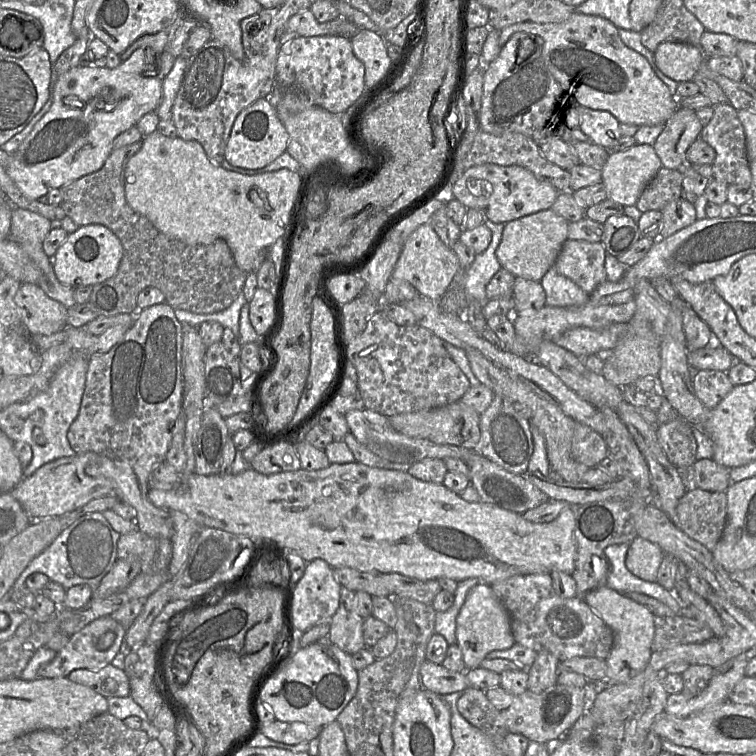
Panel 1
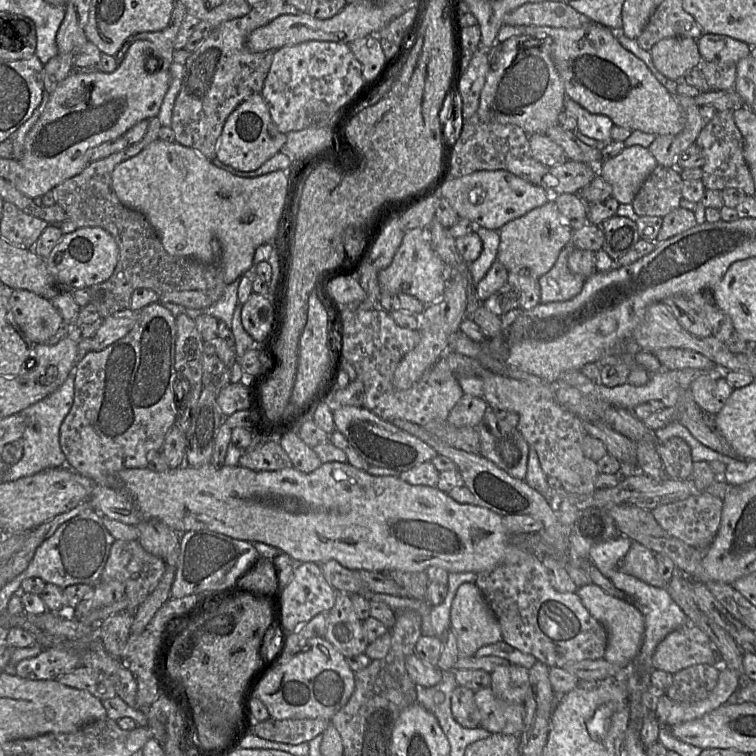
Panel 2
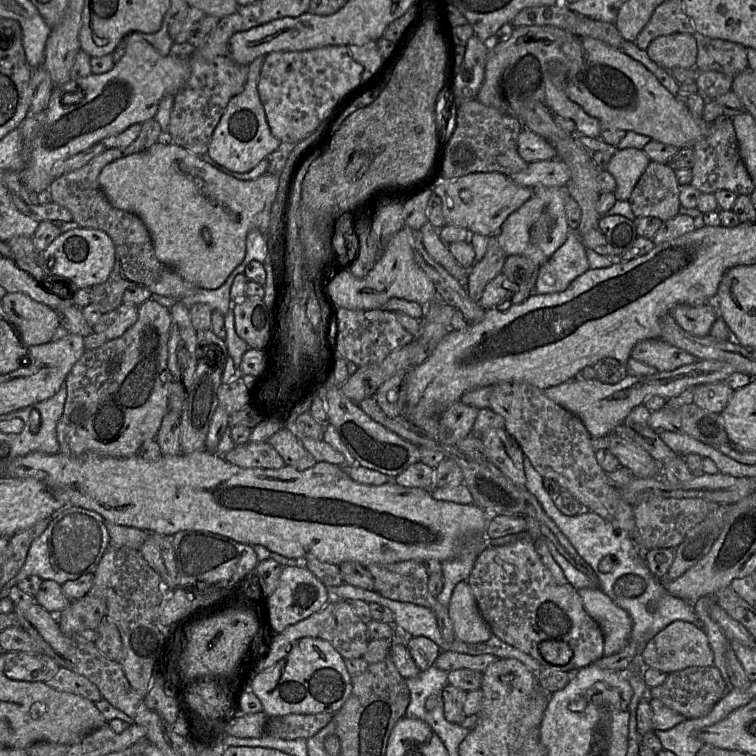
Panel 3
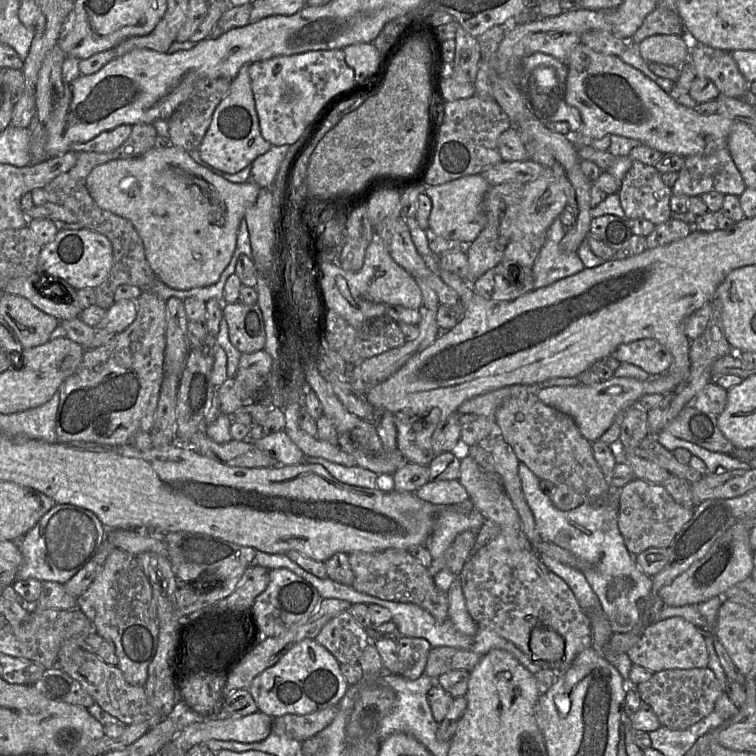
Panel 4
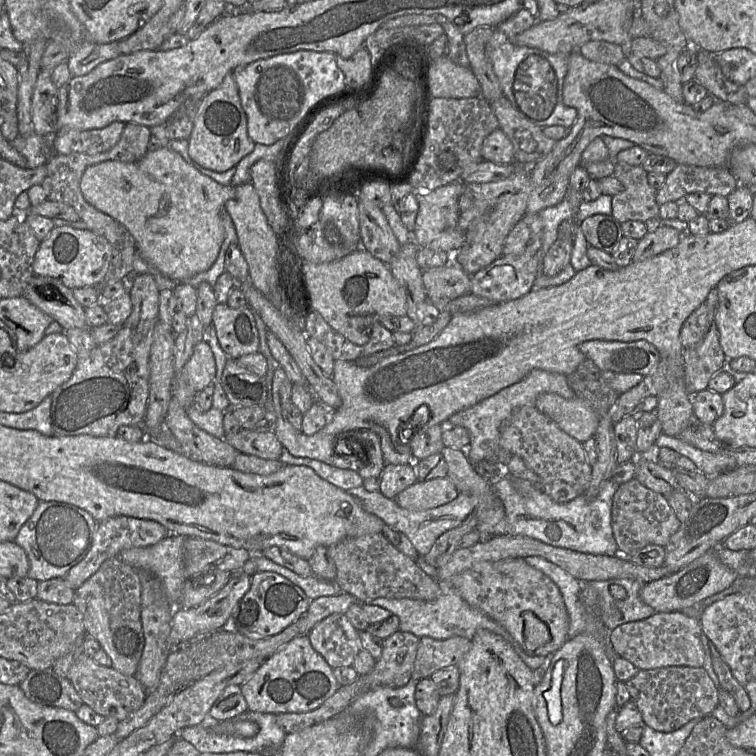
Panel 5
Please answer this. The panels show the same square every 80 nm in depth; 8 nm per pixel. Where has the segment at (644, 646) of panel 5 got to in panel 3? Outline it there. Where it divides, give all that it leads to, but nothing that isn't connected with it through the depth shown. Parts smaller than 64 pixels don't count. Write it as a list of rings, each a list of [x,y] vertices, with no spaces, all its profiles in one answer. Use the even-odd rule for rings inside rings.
[[[674,621],[657,633],[646,645],[642,653],[644,665],[665,673],[683,670],[693,666],[712,666],[713,652],[708,638],[699,624]]]

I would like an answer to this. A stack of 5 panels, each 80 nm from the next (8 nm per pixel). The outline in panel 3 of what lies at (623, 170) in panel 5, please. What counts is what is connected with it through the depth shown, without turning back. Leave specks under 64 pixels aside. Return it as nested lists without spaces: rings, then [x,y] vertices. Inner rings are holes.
[[[650,162],[628,202],[637,218],[654,217],[664,222],[679,213],[679,192],[675,170],[667,164]]]

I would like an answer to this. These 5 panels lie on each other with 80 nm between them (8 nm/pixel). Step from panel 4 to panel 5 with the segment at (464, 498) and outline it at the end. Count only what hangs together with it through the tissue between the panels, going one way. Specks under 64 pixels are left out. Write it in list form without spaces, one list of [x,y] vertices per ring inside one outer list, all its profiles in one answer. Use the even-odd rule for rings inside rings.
[[[445,477],[426,482],[417,481],[392,500],[401,508],[422,511],[448,504],[458,494],[459,491],[453,482]]]

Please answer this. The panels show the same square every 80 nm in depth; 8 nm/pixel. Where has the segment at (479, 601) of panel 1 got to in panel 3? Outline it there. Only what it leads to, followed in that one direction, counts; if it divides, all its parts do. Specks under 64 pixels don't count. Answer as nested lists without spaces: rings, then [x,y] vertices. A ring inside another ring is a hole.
[[[460,581],[453,589],[448,613],[455,637],[463,642],[480,643],[489,640],[493,635],[479,611],[467,581]]]

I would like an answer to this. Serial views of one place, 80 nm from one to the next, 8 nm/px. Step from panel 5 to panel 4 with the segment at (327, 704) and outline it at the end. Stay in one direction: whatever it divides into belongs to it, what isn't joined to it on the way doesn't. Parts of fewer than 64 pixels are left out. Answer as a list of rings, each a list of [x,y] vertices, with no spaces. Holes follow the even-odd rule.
[[[399,636],[396,641],[398,659],[402,664],[401,676],[410,680],[419,678],[424,673],[431,644],[424,638],[406,636]],[[331,706],[306,715],[286,714],[271,722],[271,731],[303,742],[325,729],[337,715],[338,706]]]

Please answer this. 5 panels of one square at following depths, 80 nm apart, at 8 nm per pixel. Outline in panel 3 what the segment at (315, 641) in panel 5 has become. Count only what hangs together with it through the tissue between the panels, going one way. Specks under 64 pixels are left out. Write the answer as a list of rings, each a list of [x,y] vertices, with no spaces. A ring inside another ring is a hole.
[[[347,600],[336,601],[335,610],[318,637],[330,642],[344,659],[362,657],[371,640],[367,625]]]

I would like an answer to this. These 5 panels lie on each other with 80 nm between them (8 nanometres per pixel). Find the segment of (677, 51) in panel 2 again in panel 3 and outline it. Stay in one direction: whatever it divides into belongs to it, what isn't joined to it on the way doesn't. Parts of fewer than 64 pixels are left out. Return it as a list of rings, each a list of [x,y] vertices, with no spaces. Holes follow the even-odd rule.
[[[673,33],[659,36],[648,45],[650,59],[664,70],[695,68],[697,41],[695,35]]]

